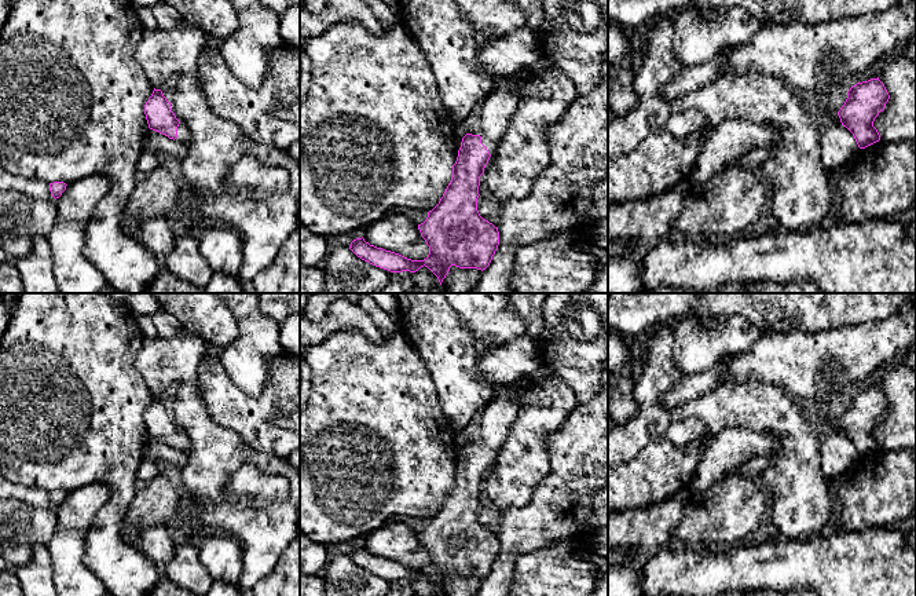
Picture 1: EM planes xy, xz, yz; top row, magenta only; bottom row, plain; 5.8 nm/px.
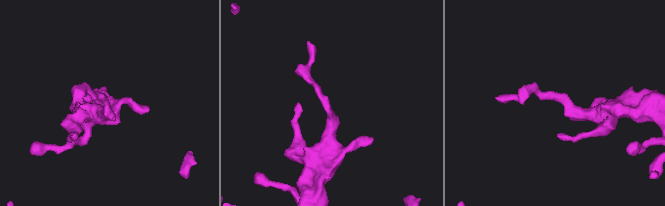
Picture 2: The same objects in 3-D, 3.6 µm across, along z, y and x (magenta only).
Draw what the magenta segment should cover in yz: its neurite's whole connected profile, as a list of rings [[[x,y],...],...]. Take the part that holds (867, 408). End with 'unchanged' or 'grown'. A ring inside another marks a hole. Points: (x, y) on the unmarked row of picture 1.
[[[879,385],[857,391],[847,399],[847,407],[838,424],[842,434],[853,442],[860,457],[880,449],[873,429],[884,418],[888,407],[890,403]]] | unchanged

